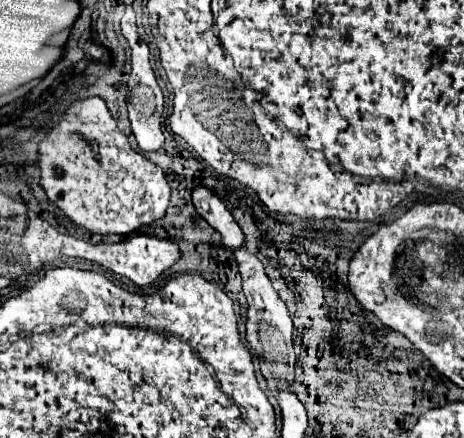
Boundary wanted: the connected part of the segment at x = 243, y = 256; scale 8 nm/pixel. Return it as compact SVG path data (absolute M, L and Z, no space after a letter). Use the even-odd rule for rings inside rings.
M245 245L235 249L235 259L239 263L239 273L243 277L243 291L249 303L247 309L247 345L255 349L259 357L259 367L271 391L289 389L293 391L291 379L295 377L295 353L293 353L293 321L287 313L285 303L271 287L269 277L265 275L263 263L247 251Z

